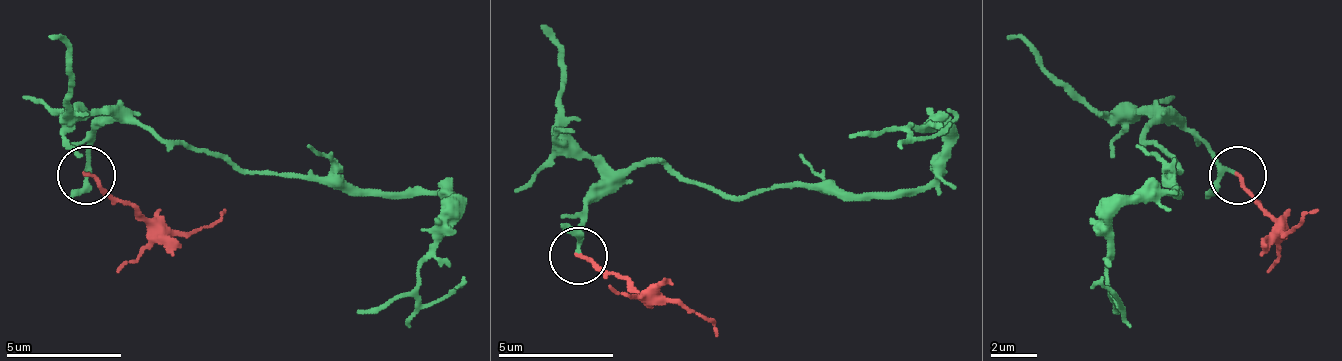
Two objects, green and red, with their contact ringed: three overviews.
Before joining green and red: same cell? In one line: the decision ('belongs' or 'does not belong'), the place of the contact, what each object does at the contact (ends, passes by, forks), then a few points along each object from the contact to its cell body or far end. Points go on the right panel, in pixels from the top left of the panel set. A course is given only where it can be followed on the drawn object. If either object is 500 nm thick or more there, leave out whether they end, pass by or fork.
belongs; at (1238, 175); green passes by; red ends there; green runs (1233, 176), (1175, 124), (1147, 130), (1175, 193), (1118, 211), (1118, 303), (1089, 286); red runs (1239, 176), (1279, 222), (1285, 234), (1302, 217), (1320, 211)

